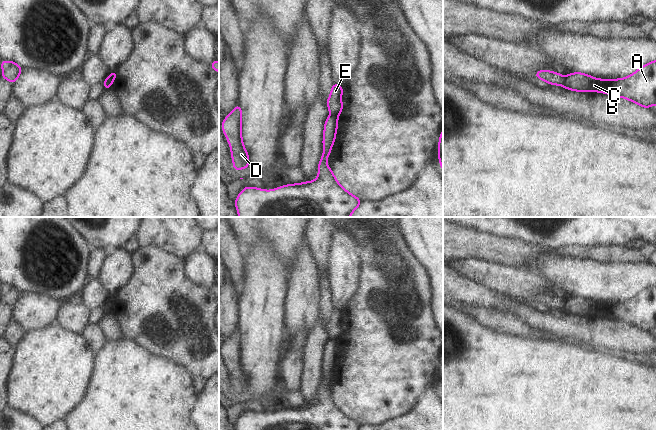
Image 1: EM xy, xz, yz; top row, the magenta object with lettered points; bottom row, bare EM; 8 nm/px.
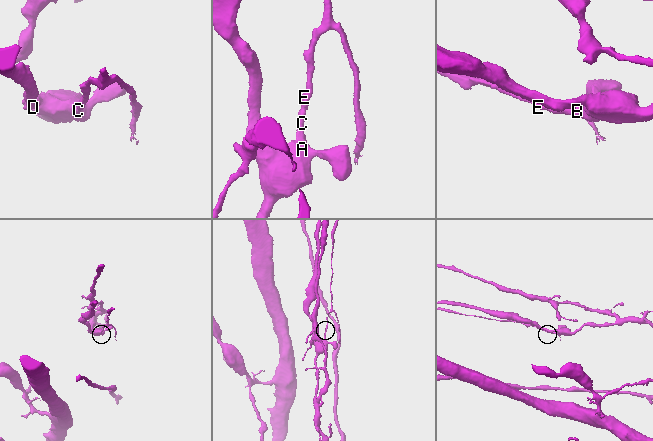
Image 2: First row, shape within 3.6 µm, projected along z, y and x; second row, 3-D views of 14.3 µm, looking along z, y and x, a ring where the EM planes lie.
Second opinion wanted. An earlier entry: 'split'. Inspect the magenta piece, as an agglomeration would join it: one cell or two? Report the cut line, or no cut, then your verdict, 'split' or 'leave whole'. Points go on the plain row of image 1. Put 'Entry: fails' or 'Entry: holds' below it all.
cut yz (565, 301), (565, 306), (562, 309); split
Entry: holds

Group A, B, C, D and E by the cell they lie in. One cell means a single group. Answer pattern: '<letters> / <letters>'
A B C D / E

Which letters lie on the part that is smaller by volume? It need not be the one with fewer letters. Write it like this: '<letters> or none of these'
E.

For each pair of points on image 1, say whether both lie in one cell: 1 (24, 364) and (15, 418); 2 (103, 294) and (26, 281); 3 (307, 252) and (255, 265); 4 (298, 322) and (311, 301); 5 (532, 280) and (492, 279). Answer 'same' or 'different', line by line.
1: different
2: different
3: different
4: same
5: same

